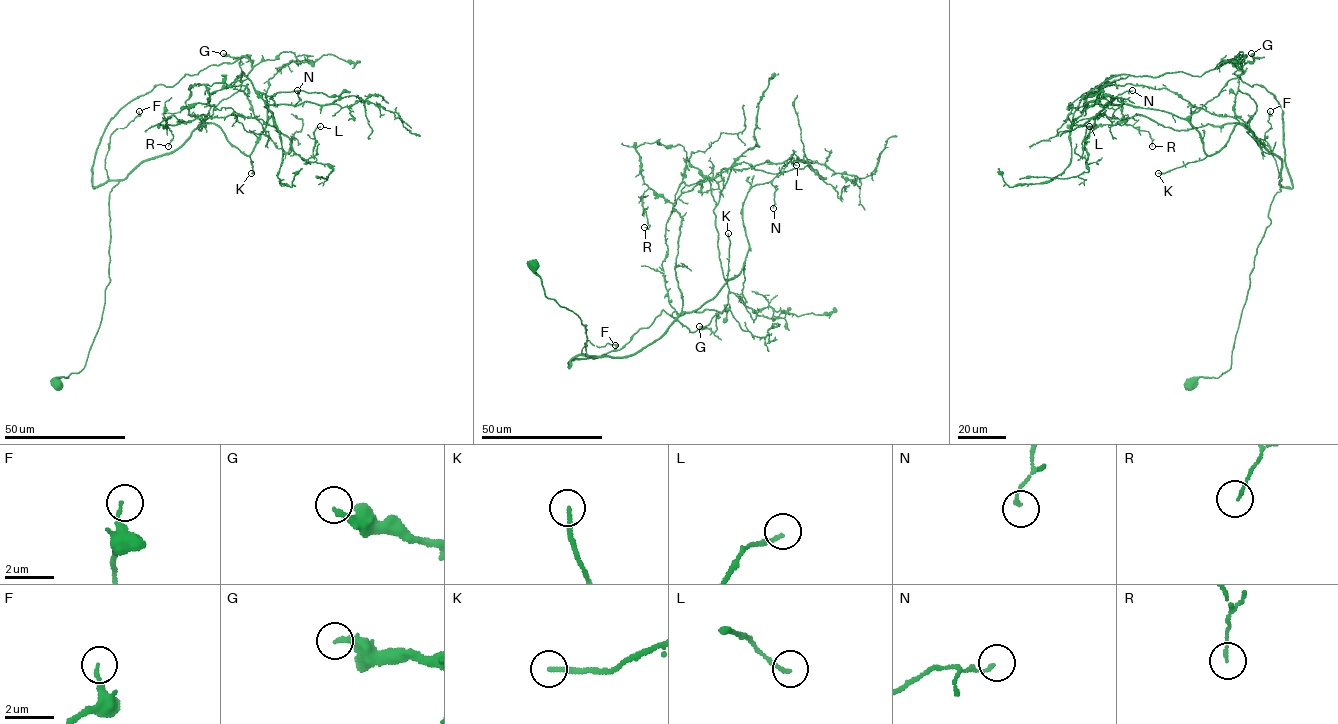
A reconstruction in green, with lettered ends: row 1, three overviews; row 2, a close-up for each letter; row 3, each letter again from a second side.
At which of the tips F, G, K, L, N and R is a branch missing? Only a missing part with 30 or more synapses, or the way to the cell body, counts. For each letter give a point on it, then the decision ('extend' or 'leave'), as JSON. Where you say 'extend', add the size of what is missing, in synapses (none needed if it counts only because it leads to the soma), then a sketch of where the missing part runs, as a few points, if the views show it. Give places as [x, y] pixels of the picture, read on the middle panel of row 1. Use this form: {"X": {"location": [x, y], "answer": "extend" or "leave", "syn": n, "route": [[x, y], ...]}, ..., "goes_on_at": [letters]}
{"F": {"location": [615, 345], "answer": "leave"}, "G": {"location": [699, 326], "answer": "leave"}, "K": {"location": [728, 233], "answer": "extend", "syn": 70, "route": [[728, 233], [728, 193], [753, 145], [752, 134], [760, 119], [768, 83]]}, "L": {"location": [796, 165], "answer": "leave"}, "N": {"location": [773, 208], "answer": "leave"}, "R": {"location": [644, 227], "answer": "leave"}, "goes_on_at": ["K"]}

